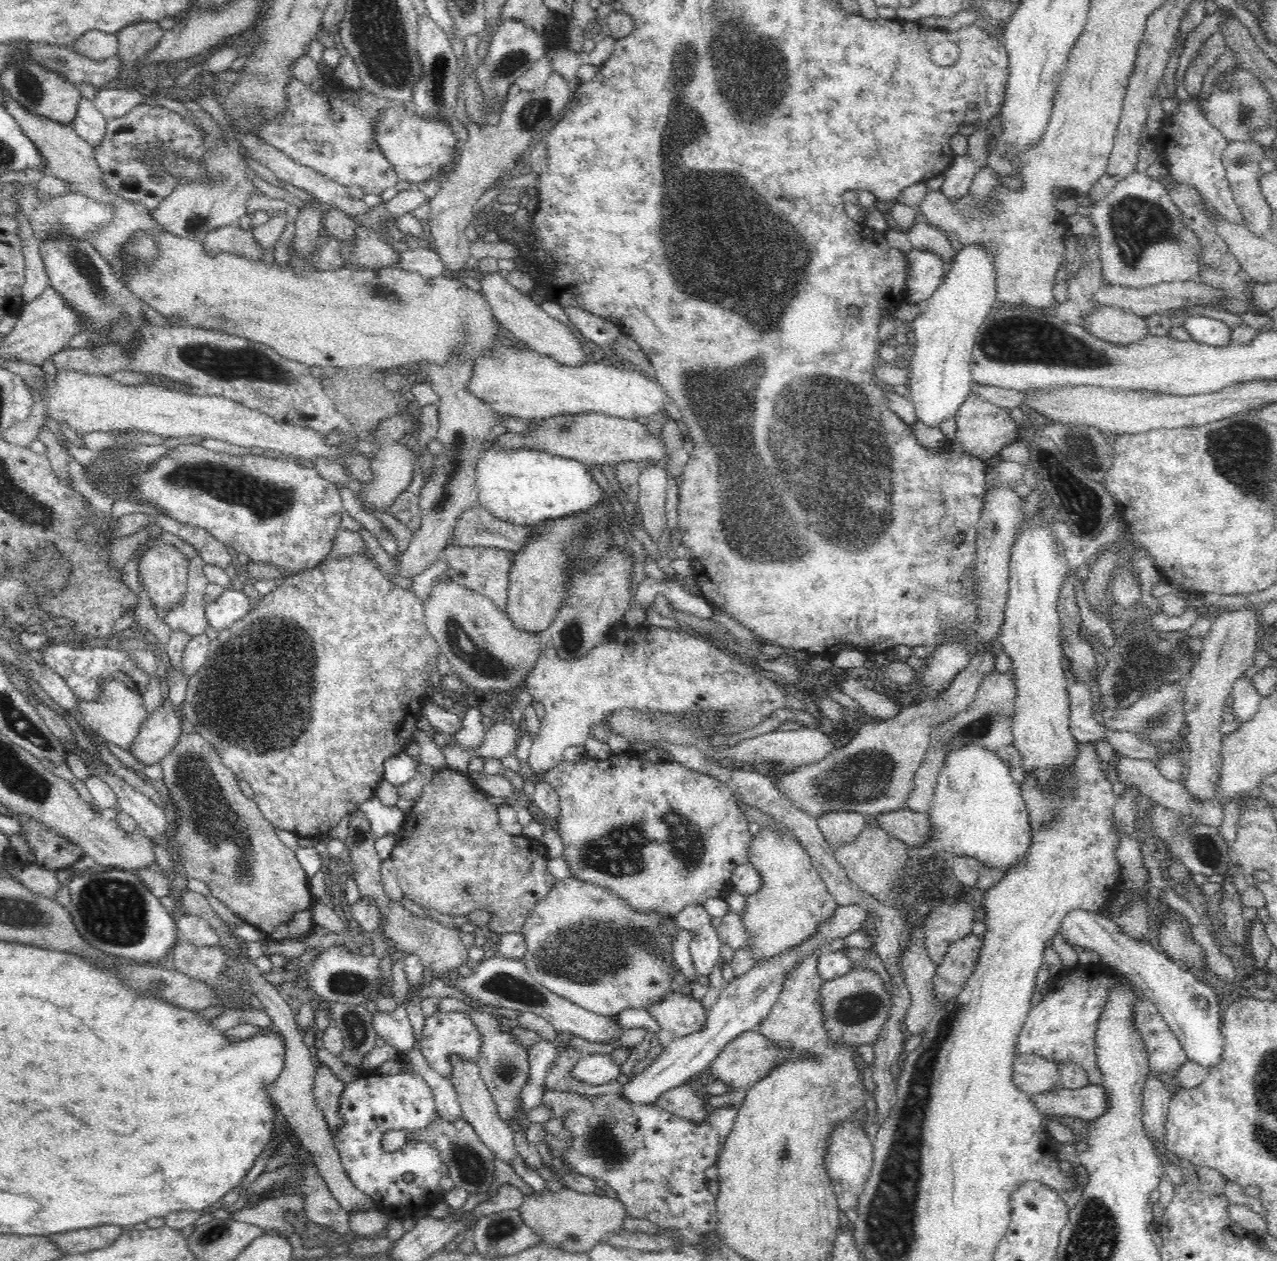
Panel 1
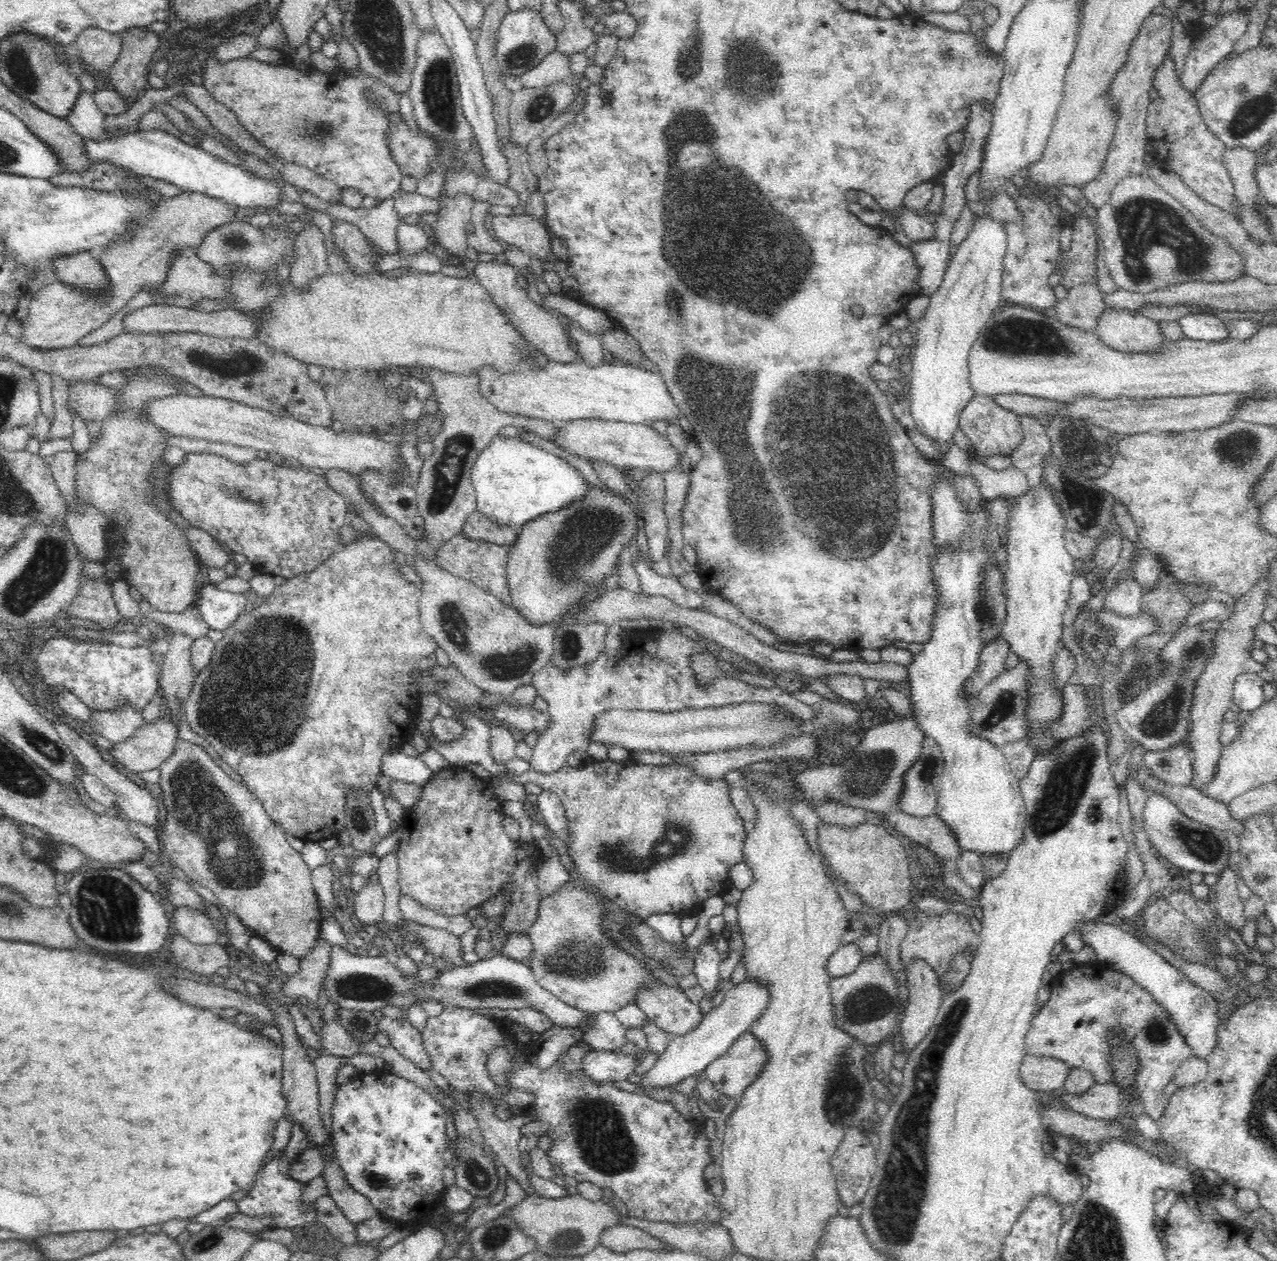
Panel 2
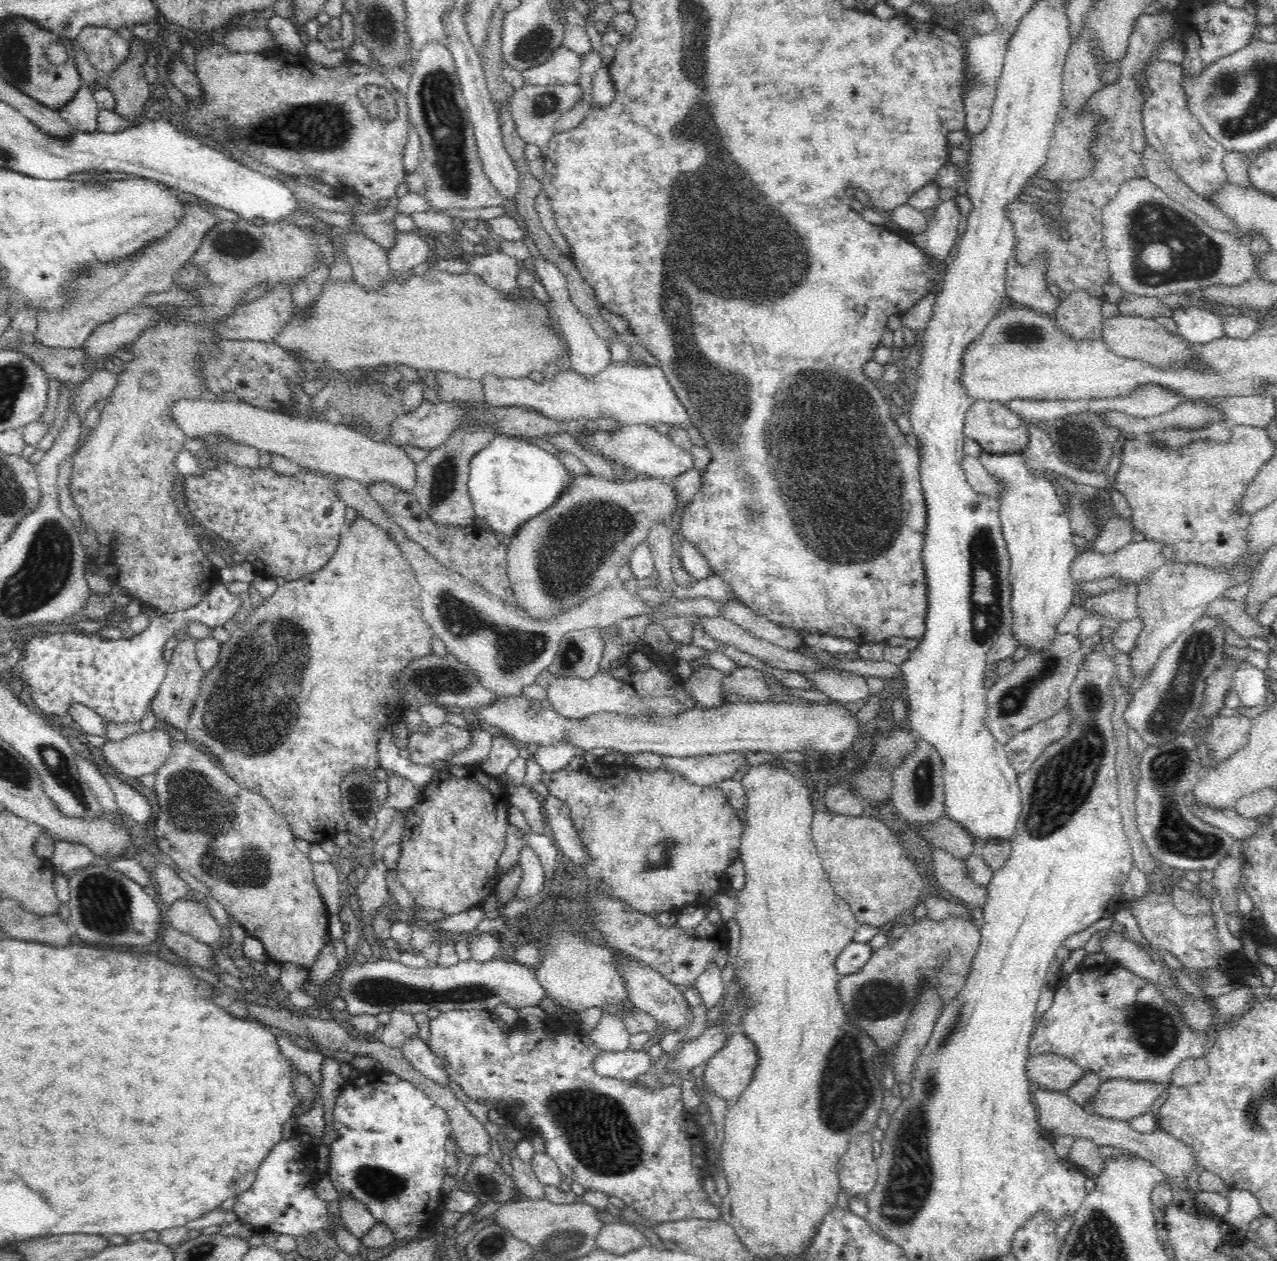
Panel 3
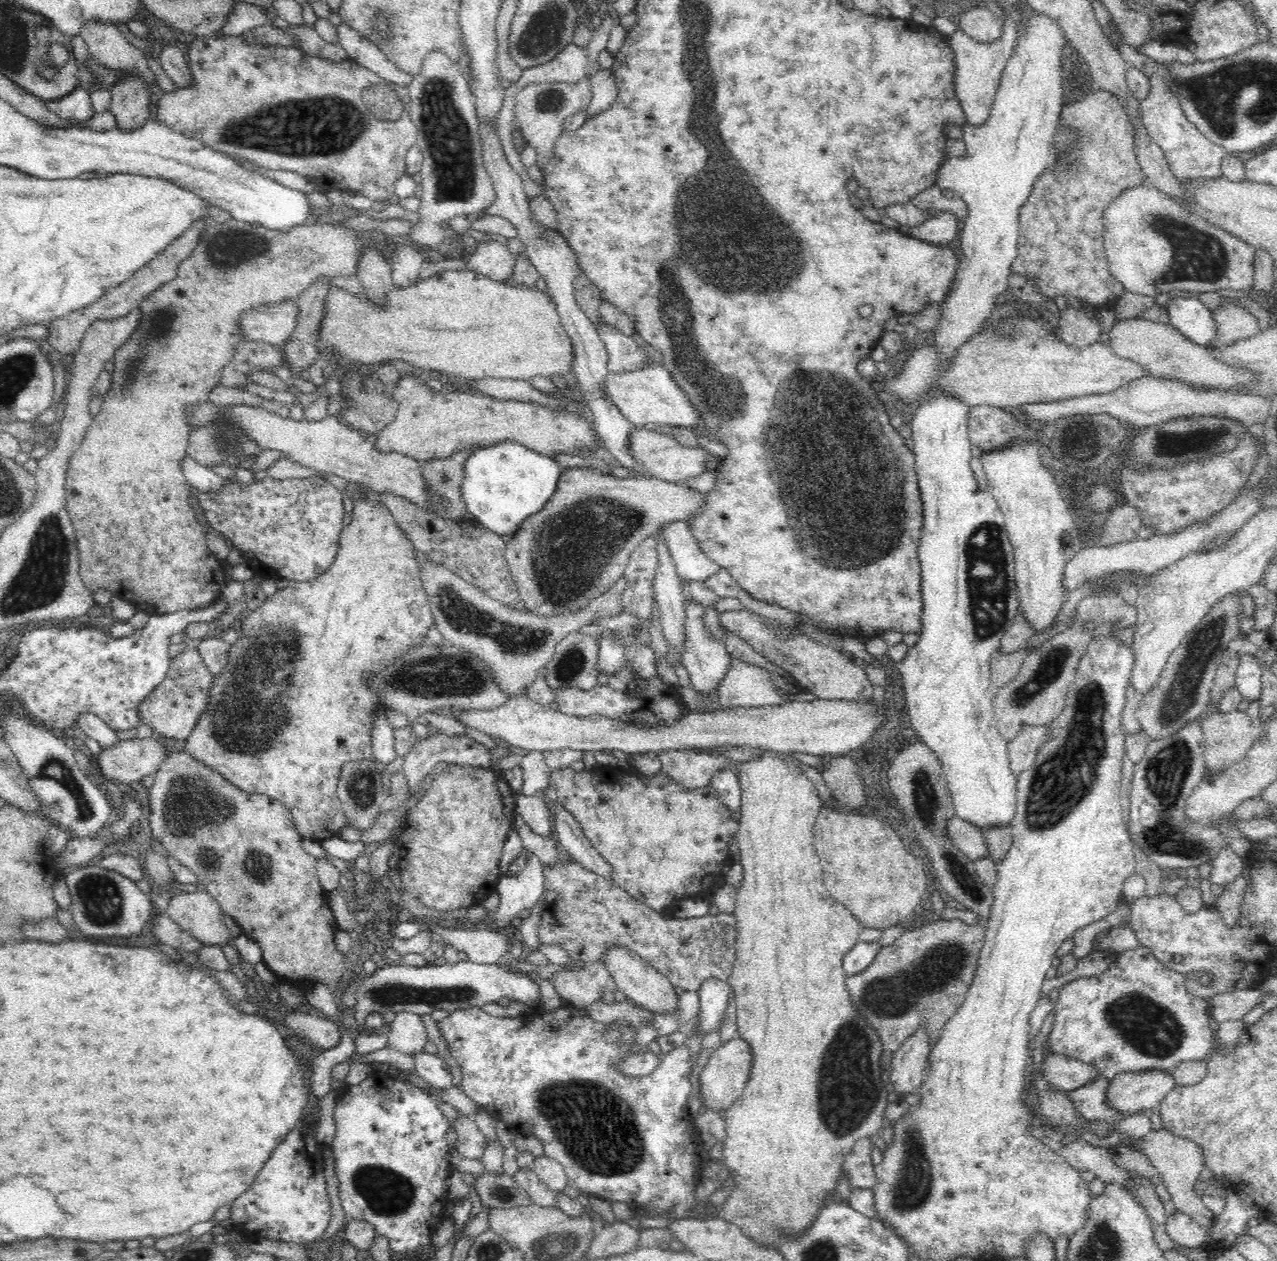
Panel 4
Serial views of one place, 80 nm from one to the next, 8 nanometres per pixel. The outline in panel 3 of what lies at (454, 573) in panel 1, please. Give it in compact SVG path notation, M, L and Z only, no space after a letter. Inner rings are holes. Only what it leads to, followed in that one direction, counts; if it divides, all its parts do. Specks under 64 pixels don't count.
M374 482L372 486L368 486L368 491L382 505L390 520L398 524L410 540L425 548L440 564L464 576L468 581L486 588L508 604L516 605L516 597L507 574L506 540L490 531L476 531L472 525L438 525L420 508L417 496L413 492L398 490L387 482Z

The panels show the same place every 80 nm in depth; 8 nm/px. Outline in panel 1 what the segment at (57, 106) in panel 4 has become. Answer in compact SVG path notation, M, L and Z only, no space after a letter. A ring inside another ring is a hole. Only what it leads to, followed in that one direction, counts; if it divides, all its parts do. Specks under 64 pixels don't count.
M83 97L79 102L73 128L86 142L89 142L95 148L102 142L106 134L107 119L96 108L94 102Z

